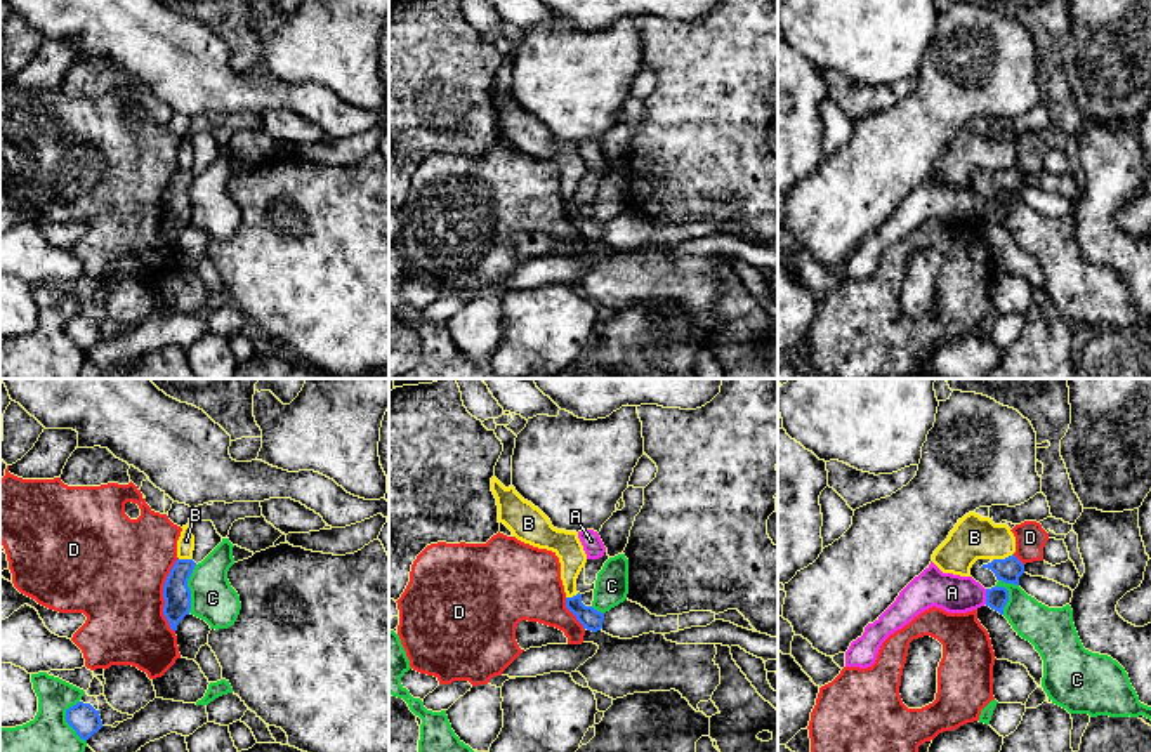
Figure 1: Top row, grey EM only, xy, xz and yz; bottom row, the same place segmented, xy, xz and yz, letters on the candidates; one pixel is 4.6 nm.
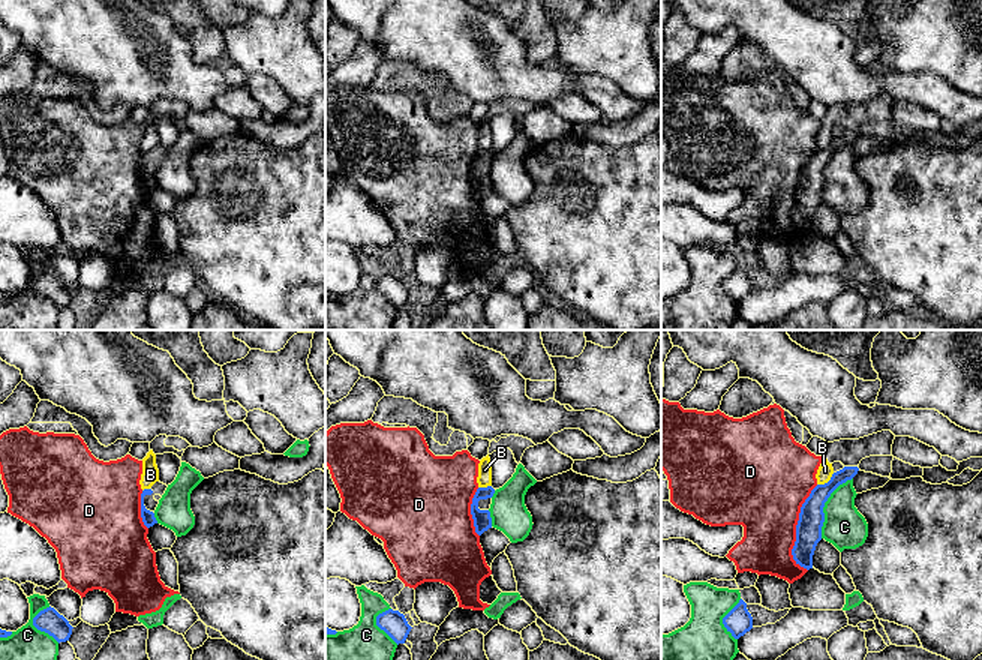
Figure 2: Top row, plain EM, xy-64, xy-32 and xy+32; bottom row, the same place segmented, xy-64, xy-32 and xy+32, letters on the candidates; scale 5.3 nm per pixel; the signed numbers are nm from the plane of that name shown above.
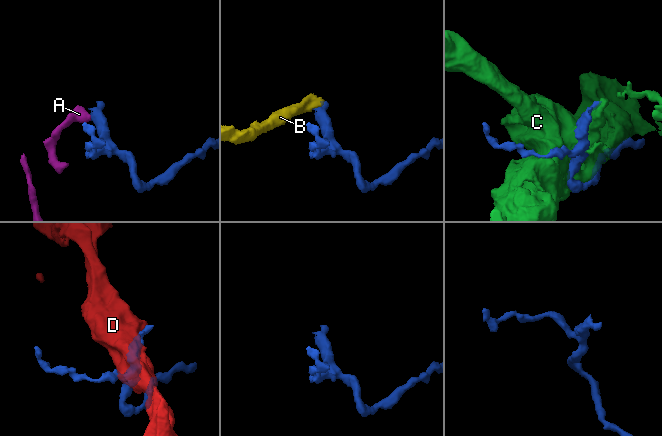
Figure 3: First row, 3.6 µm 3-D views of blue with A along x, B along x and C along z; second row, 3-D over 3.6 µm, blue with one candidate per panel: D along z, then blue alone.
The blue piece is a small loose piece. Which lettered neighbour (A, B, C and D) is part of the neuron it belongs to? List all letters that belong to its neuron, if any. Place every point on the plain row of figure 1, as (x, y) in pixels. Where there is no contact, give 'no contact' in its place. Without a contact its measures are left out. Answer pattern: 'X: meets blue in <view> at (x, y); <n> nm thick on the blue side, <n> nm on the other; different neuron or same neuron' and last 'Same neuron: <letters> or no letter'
A: meets blue in yz at (986, 207); 100 nm thick on the blue side, 180 nm on the other; same neuron
B: meets blue in yz at (1002, 171); 120 nm thick on the blue side, 200 nm on the other; different neuron
C: meets blue in yz at (1007, 207); 100 nm thick on the blue side, 200 nm on the other; different neuron
D: meets blue in xy at (164, 205); 130 nm thick on the blue side, 460 nm on the other; different neuron
Same neuron: A

